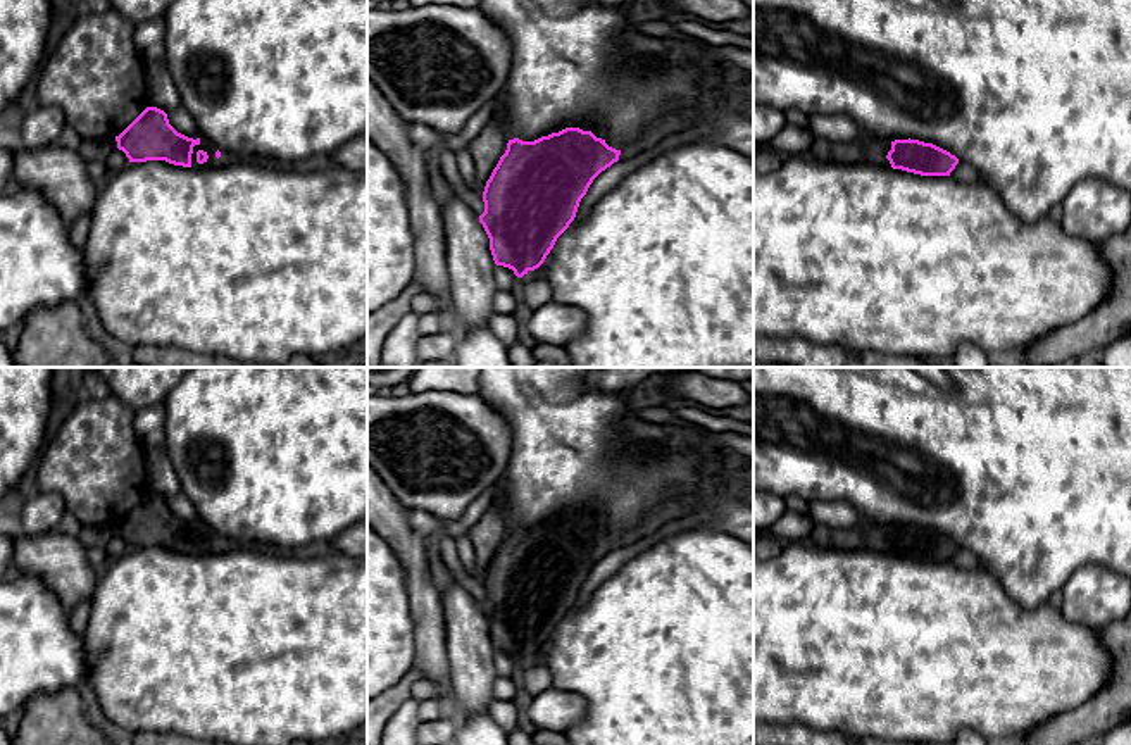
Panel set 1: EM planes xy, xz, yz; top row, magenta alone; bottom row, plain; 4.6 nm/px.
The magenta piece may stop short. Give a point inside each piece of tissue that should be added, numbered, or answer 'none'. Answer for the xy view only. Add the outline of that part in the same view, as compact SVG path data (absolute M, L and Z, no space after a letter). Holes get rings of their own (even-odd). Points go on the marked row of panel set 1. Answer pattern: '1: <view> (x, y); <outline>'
1: xy (316, 162); M200 138L200 143L193 147L191 153L191 167L224 167L243 160L252 160L271 169L295 169L300 172L322 171L333 166L333 159L329 155L312 155L293 164L279 162L274 159L247 157L221 150L205 138Z

